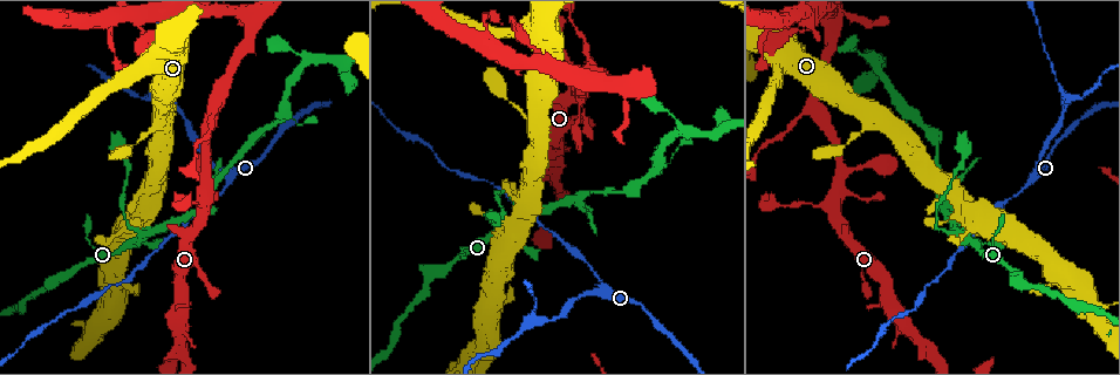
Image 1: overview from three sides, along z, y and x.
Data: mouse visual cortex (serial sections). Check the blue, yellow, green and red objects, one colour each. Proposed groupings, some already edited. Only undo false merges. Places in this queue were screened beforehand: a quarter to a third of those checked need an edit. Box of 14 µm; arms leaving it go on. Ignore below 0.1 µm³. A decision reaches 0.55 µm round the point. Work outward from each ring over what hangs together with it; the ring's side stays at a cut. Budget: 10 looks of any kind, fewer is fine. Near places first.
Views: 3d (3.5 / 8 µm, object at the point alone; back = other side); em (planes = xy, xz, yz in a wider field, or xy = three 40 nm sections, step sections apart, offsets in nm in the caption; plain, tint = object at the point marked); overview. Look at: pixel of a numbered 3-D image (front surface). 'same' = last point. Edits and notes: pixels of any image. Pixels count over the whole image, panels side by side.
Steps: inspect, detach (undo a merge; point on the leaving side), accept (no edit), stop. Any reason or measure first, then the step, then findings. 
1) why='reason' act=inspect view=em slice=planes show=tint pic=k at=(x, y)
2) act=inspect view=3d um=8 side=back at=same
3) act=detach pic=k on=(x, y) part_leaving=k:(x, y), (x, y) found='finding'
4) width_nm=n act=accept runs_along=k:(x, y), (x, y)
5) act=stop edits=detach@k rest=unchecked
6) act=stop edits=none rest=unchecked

why='sharp bend' act=inspect view=3d um=3.5 pic=1 at=(937, 230)

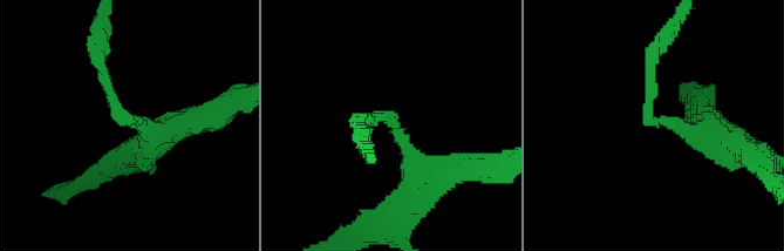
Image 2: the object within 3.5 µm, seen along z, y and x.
arm_widths_nm=150,350 act=accept runs_along=2:(162, 137), (118, 113), (97, 54) found='continuous, no second cell'

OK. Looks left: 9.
why='sudden change in width' act=inspect view=3d um=3.5 pic=1 at=(1025, 187)

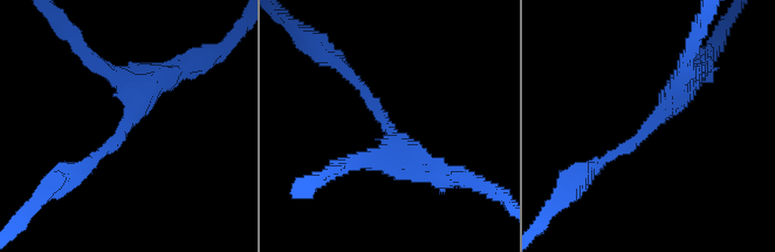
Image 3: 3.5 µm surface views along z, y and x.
arm_widths_nm=150,350 why='need the tissue' act=inspect view=em slice=xy step=1 show=tint pic=3 at=(386, 124)

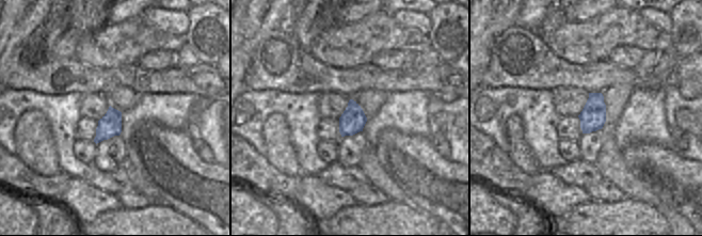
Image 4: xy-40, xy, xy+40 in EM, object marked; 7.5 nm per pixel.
act=inspect view=em slice=xy step=5 show=tint at=same

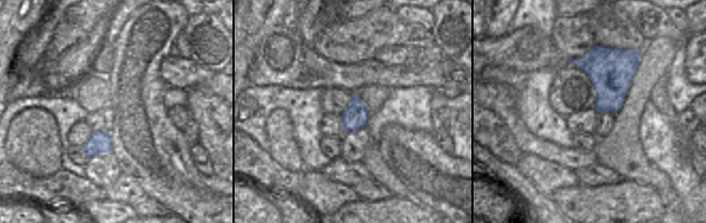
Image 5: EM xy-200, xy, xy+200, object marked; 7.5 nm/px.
width_nm=190 act=accept runs_along=3:(690, 80), (632, 145), (596, 167) found='one cell here'

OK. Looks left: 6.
why='narrows sharply' act=inspect view=3d um=8 side=back pic=1 at=(532, 311)

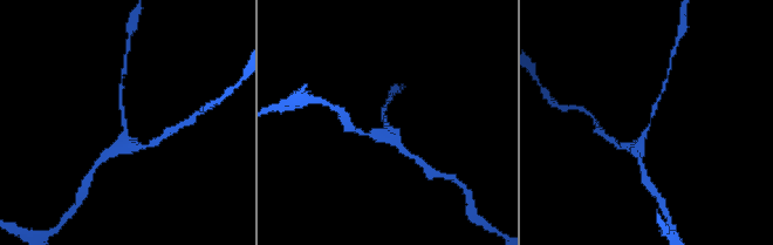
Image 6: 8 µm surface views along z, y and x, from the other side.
act=inspect view=em slice=xy step=2 show=tint pic=6 at=(384, 122)

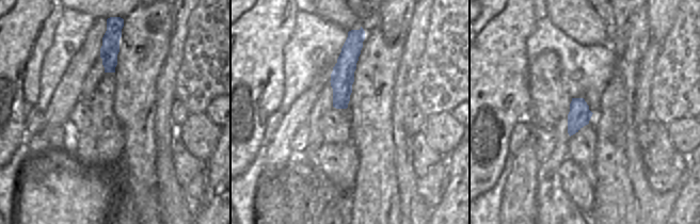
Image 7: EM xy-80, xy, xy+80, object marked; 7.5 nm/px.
arm_widths_nm=100,300 act=accept runs_along=7:(359, 42), (343, 73), (338, 106) found='one cell here'

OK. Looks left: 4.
why='sharp bend' act=inspect view=3d um=3.5 pic=1 at=(829, 21)

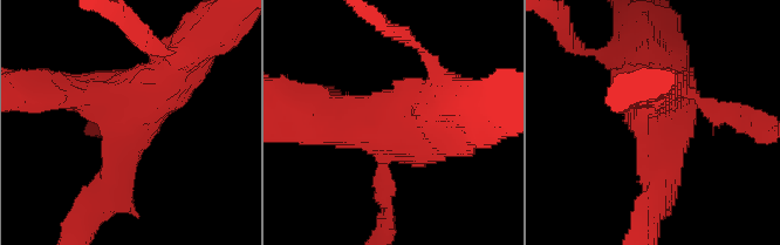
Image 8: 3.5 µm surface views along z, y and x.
why='now the EM' act=inspect view=em slice=xy step=1 show=tint pic=8 at=(126, 109)

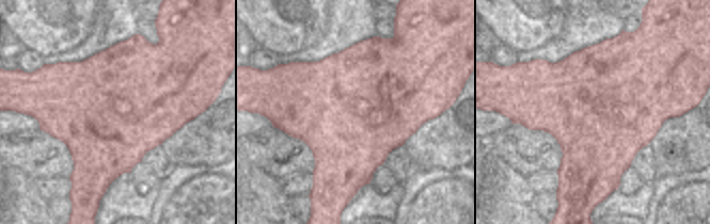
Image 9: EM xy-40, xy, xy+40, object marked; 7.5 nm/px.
act=accept runs_along=8:(113, 183), (127, 107), (55, 89) found='all the same cell'

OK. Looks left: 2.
act=stop edits=none rest=unchecked

